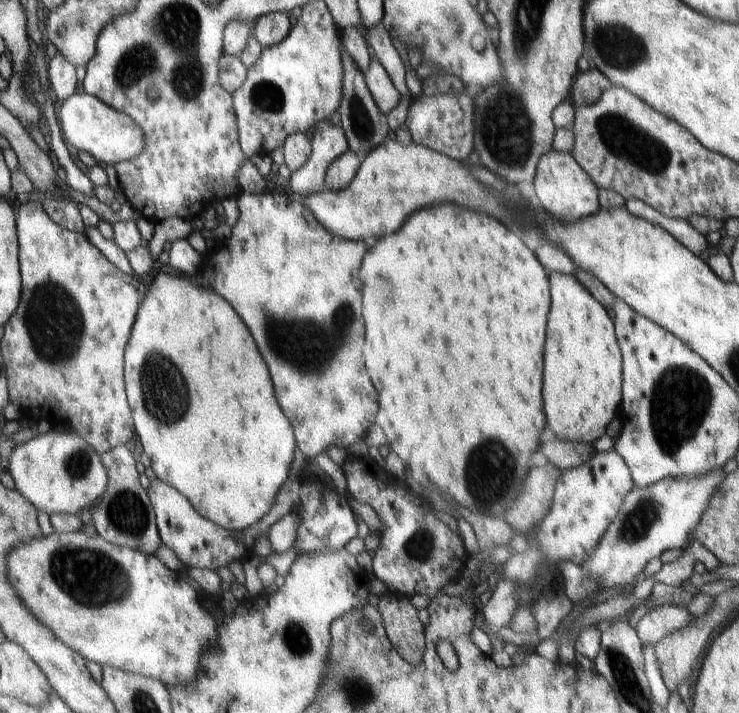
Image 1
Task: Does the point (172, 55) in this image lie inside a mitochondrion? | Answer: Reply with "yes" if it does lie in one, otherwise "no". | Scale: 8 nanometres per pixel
yes

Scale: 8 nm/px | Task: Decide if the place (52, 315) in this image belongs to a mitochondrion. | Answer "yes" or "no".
yes

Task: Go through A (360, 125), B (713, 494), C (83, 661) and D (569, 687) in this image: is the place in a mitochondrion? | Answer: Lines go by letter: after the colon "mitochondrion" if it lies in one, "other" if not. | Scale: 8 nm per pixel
A: mitochondrion
B: other
C: other
D: other

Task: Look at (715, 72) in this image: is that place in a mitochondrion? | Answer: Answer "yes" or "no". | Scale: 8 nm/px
no

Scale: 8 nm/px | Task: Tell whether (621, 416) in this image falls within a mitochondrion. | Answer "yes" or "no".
no

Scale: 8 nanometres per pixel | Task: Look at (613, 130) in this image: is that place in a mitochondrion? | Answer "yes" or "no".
yes

